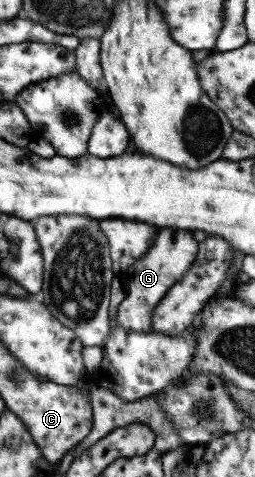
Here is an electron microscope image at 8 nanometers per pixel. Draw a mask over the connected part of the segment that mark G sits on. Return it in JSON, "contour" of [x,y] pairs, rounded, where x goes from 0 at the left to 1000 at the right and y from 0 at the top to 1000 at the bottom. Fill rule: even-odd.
{"contour":[[[624,478],[600,509],[549,541],[486,570],[467,574],[482,591],[486,625],[455,648],[455,673],[475,686],[506,694],[584,696],[600,646],[627,635],[627,627],[655,608],[710,585],[729,564],[757,551],[773,530],[773,507],[753,499],[753,486],[694,478]]]}

